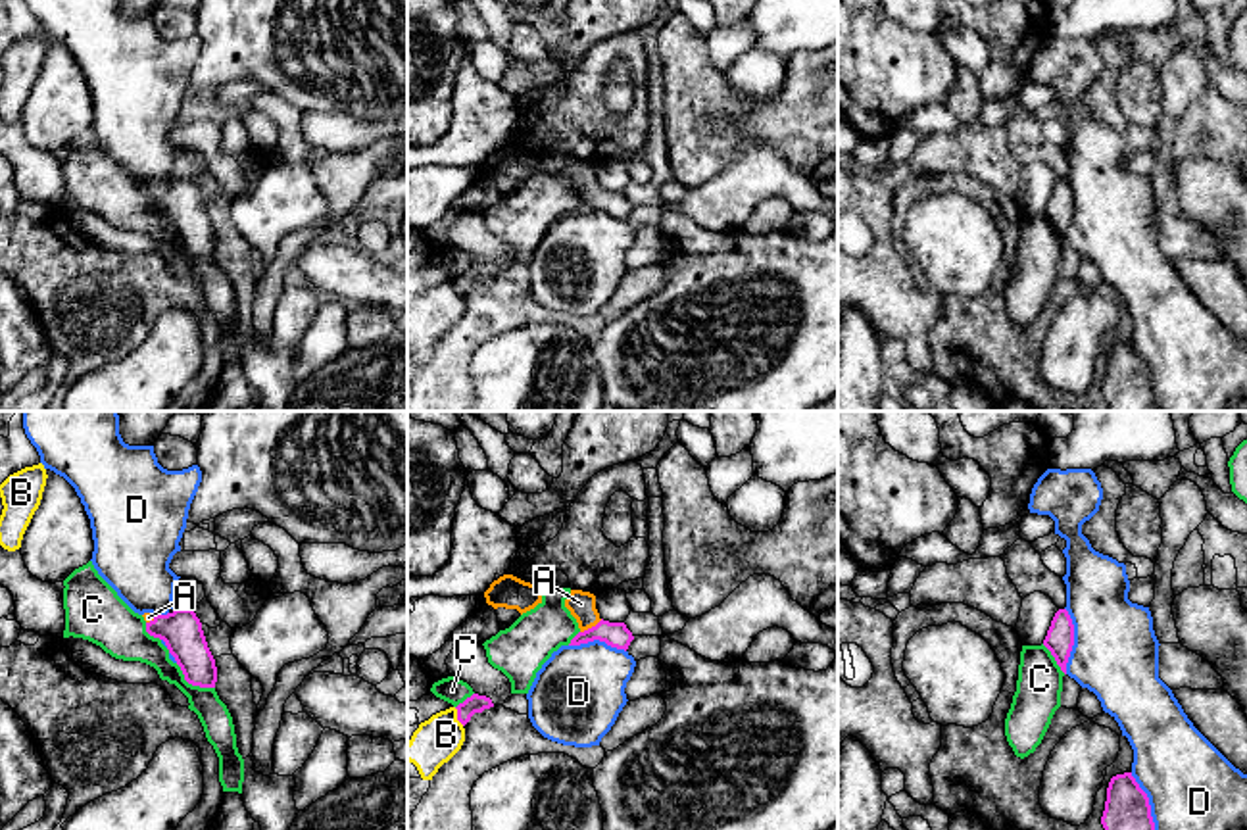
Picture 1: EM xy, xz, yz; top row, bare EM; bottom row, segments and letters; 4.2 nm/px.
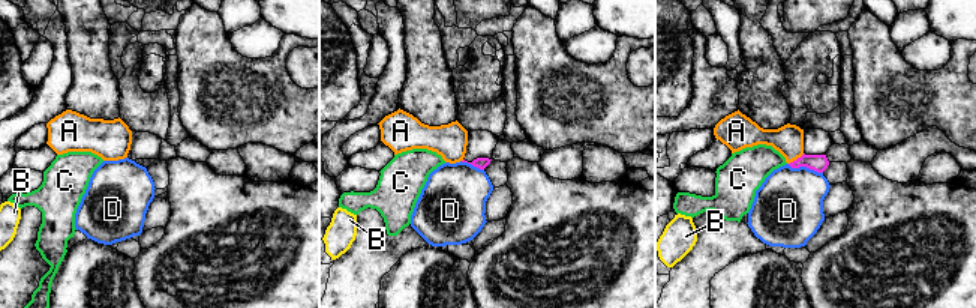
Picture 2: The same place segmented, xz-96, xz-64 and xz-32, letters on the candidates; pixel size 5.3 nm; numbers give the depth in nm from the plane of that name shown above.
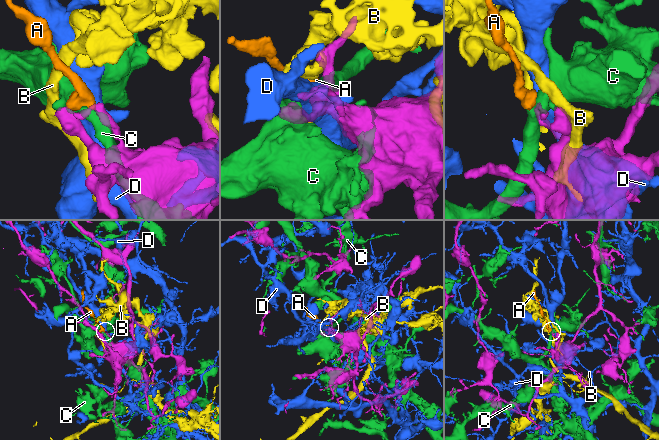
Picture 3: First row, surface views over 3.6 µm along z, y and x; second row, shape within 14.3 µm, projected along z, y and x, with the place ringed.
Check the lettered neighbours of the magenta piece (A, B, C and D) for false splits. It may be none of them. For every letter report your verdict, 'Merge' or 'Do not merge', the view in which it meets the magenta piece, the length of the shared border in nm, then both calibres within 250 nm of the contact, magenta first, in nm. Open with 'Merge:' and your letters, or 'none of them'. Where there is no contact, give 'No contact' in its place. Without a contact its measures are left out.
Merge: A
A: Merge. Touches magenta in xz. Shared border 110 nm. Thickness 110 nm (magenta) against 110 nm
B: Do not merge. Touches magenta in xz. Shared border 90 nm. Thickness 80 nm (magenta) against 190 nm
C: Do not merge. Touches magenta in xy. Shared border 200 nm. Thickness 170 nm (magenta) against 130 nm
D: Do not merge. Touches magenta in yz. Shared border 300 nm. Thickness 200 nm (magenta) against 400 nm

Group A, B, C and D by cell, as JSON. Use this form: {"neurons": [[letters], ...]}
{"neurons": [["A"], ["B"], ["C"], ["D"]]}

